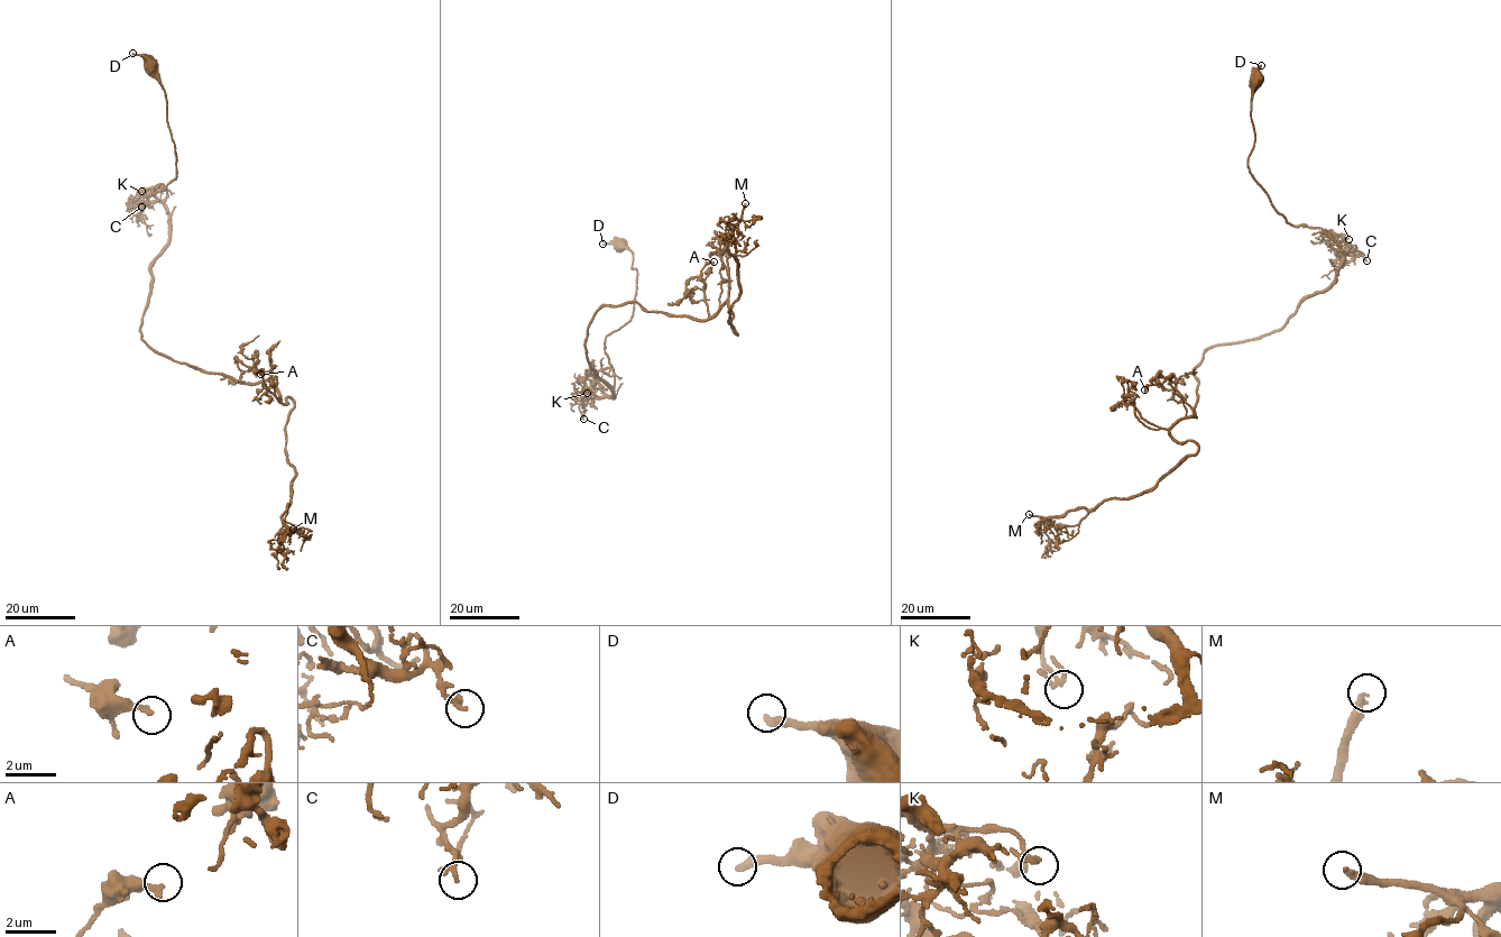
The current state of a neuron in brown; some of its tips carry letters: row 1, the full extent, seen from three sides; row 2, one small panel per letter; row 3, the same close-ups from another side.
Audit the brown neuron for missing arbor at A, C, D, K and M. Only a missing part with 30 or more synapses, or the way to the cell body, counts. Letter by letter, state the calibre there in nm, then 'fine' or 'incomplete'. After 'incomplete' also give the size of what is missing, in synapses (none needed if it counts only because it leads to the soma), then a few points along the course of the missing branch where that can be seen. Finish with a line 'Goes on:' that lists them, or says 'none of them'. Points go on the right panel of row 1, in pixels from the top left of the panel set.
A: 240 nm thick; fine
C: 240 nm thick; fine
D: 320 nm thick; fine
K: 160 nm thick; fine
M: 320 nm thick; incomplete; about 170 synapses; missing branch runs (1029, 514), (1023, 520), (1033, 532), (1033, 554)
Goes on: M

